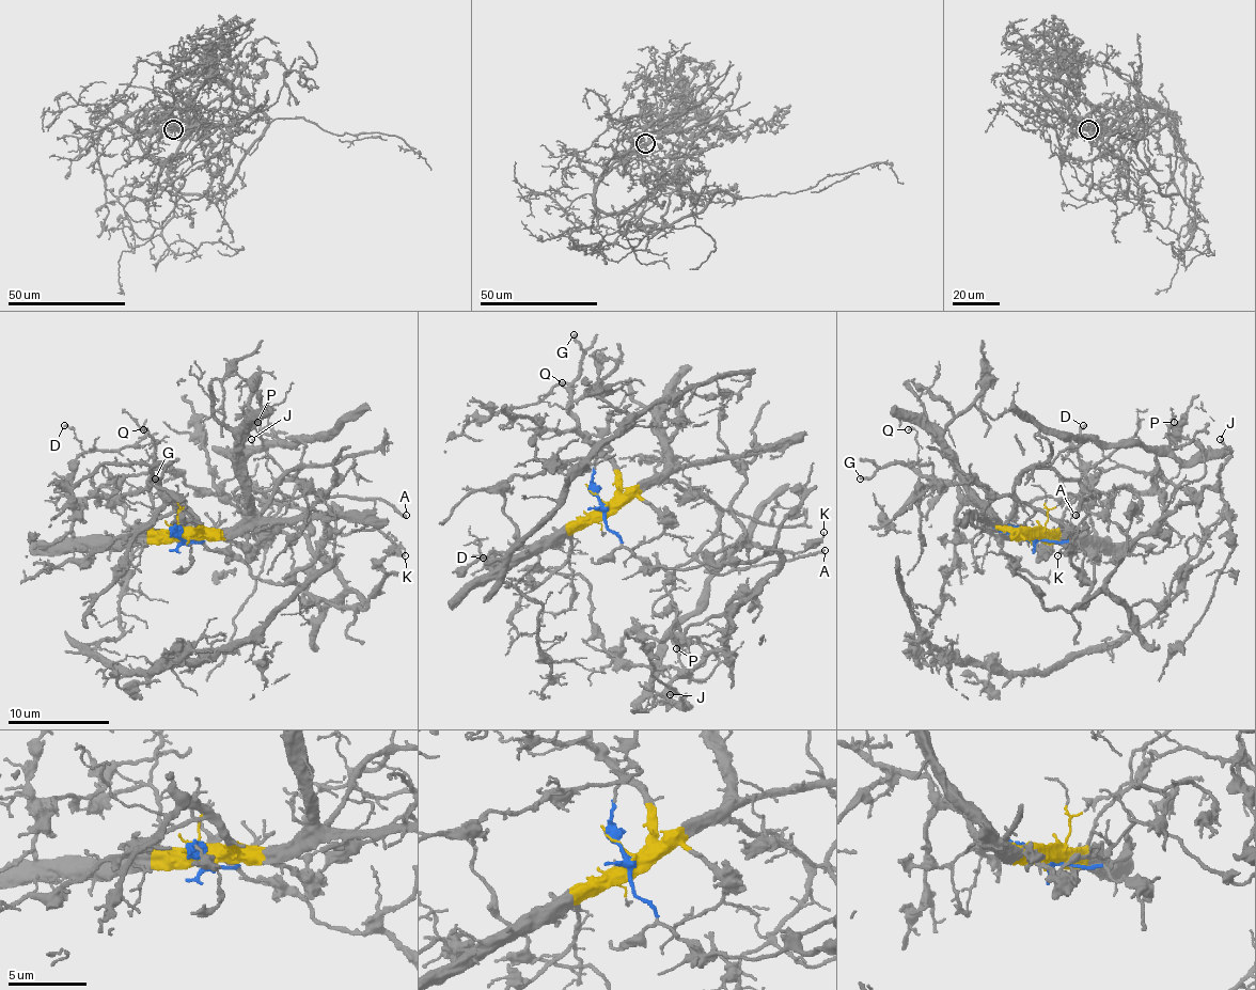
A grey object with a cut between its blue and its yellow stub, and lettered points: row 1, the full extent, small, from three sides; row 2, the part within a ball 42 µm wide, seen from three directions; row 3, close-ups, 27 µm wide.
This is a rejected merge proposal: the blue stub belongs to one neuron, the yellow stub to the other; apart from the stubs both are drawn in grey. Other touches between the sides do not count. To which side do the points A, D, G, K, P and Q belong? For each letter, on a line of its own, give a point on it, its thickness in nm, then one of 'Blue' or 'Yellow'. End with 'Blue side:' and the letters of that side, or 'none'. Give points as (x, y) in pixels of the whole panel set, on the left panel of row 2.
A: Place: (406, 515). Thickness 240 nm. Yellow
D: Place: (64, 425). Thickness 130 nm. Yellow
G: Place: (155, 478). Thickness 280 nm. Yellow
K: Place: (405, 555). Thickness 90 nm. Blue
P: Place: (257, 422). Thickness 110 nm. Blue
Q: Place: (143, 429). Thickness 150 nm. Yellow
Blue side: K, P

